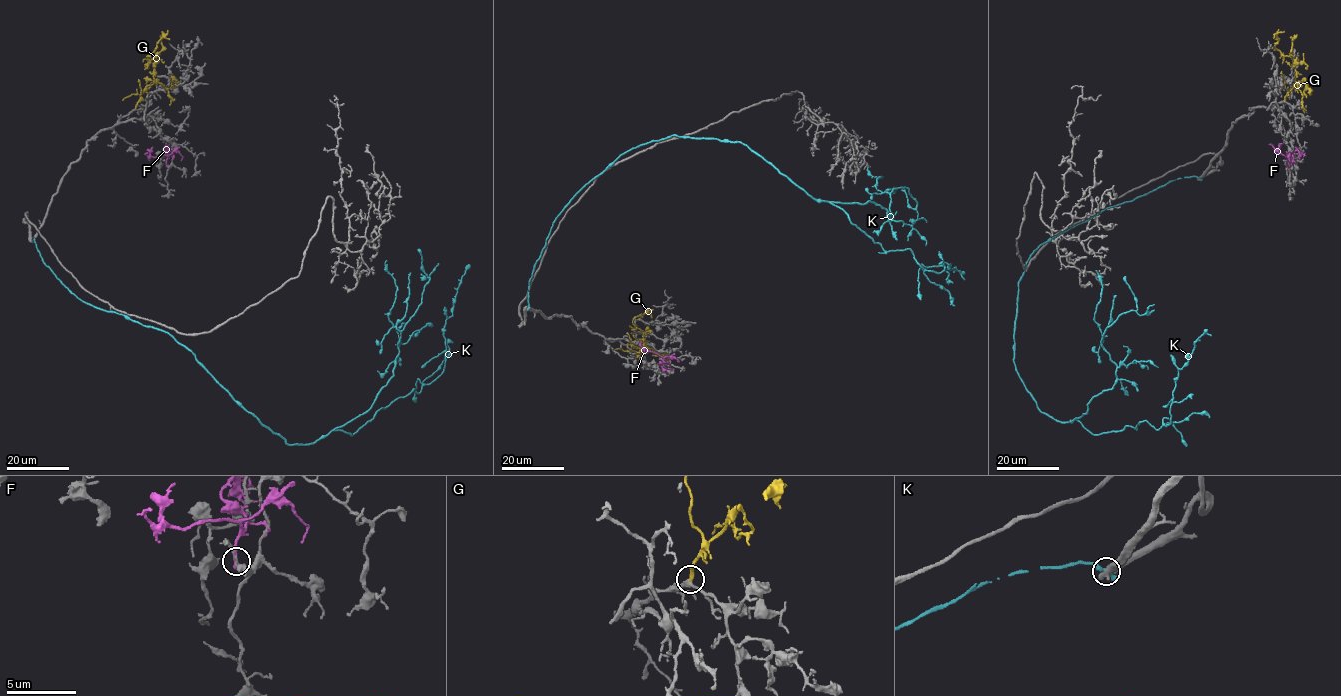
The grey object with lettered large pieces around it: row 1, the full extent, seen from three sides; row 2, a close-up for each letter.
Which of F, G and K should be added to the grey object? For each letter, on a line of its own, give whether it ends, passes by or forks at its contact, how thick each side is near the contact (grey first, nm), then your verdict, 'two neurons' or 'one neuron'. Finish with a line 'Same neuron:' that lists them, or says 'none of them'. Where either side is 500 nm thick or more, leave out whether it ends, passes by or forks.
F: it ends | 200/240 nm | two neurons
G: it ends | 200/240 nm | one neuron
K: it ends | 400/340 nm | two neurons
Same neuron: G

